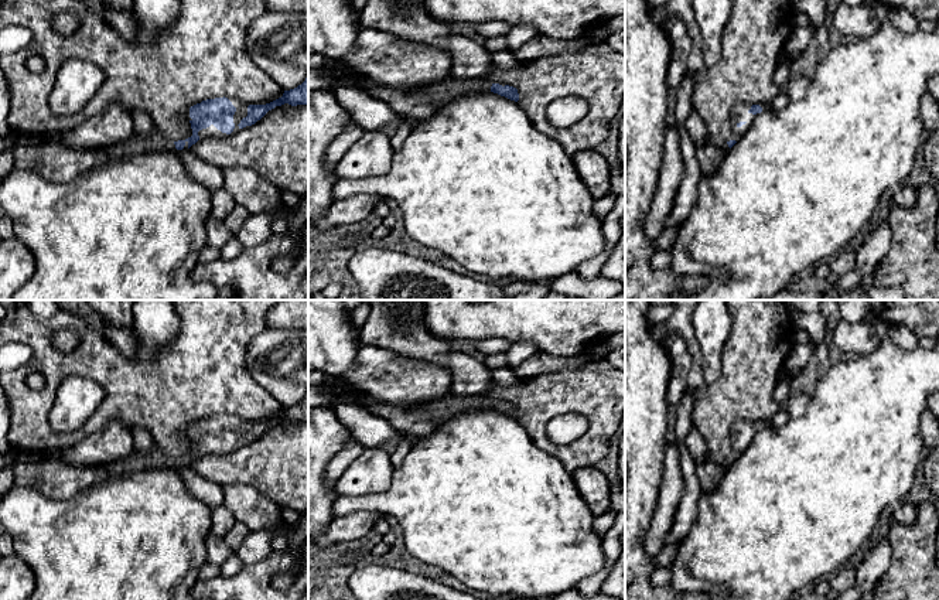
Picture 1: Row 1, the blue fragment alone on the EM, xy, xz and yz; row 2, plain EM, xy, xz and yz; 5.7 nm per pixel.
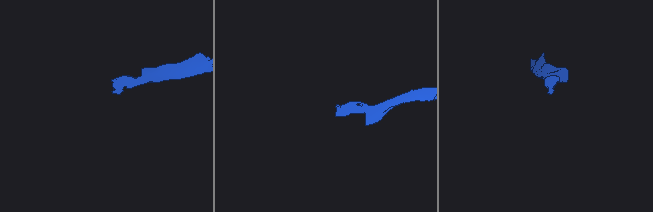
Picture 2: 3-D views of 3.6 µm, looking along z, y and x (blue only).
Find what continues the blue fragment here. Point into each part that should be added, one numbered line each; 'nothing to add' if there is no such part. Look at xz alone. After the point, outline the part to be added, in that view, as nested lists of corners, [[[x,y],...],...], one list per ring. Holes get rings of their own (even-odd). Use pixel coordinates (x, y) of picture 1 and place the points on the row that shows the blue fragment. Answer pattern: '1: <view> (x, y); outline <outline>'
1: xz (422, 104); outline [[[308,55],[308,71],[313,69],[327,69],[334,74],[335,81],[331,91],[337,86],[359,88],[387,103],[399,116],[419,120],[428,119],[444,105],[462,95],[491,92],[492,86],[492,82],[485,79],[457,79],[448,75],[443,82],[412,92],[397,92],[348,65],[332,62],[322,55]]]

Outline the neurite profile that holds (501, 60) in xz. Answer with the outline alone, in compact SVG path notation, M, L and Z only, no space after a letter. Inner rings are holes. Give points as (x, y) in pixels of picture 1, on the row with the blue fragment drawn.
M509 50L492 52L491 61L496 69L515 69L522 65L522 62Z

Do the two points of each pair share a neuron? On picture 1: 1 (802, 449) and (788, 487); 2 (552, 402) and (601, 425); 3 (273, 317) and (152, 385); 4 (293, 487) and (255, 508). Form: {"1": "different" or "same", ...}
{"1": "same", "2": "same", "3": "different", "4": "different"}

